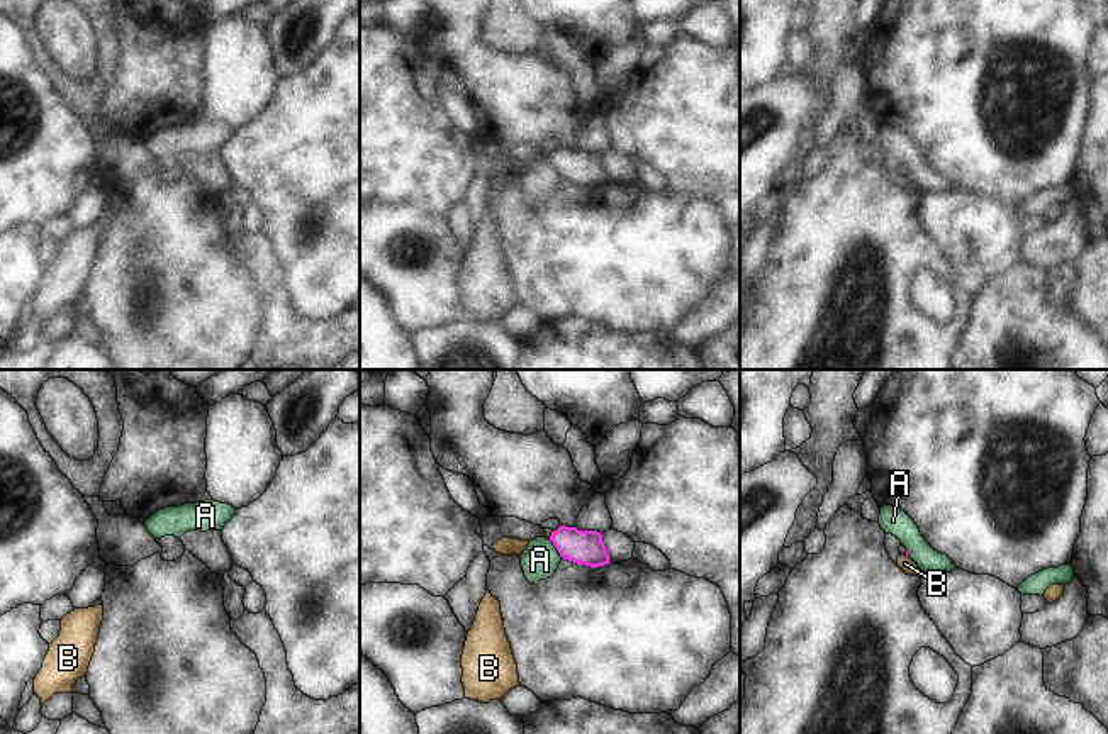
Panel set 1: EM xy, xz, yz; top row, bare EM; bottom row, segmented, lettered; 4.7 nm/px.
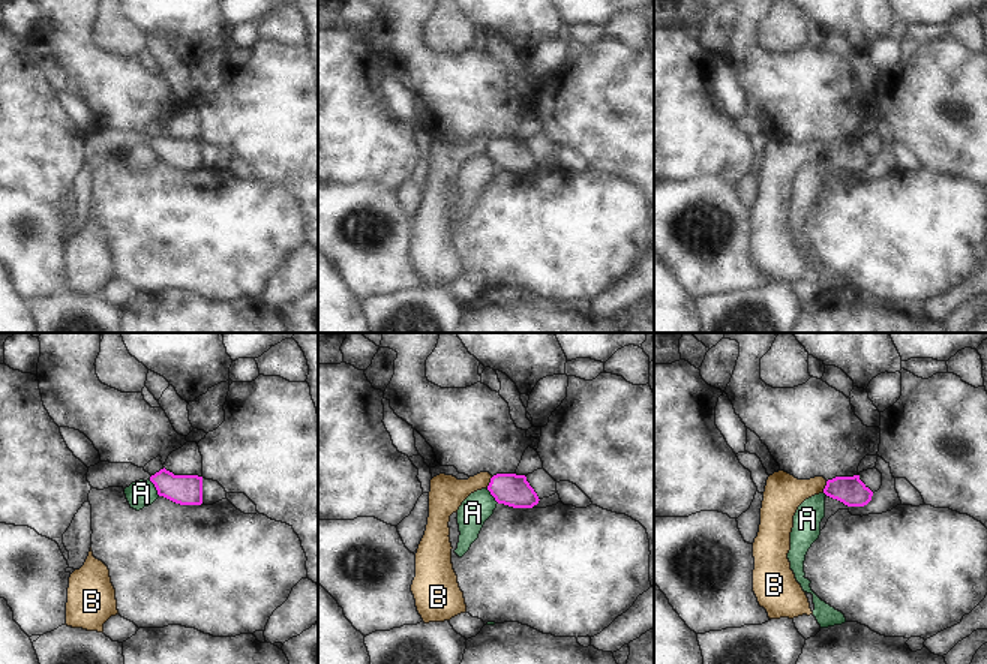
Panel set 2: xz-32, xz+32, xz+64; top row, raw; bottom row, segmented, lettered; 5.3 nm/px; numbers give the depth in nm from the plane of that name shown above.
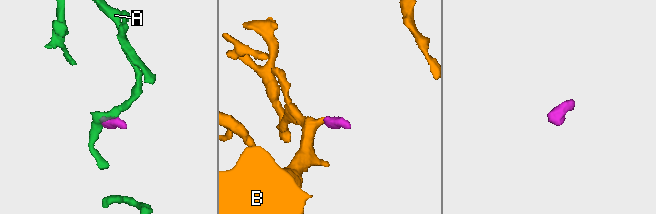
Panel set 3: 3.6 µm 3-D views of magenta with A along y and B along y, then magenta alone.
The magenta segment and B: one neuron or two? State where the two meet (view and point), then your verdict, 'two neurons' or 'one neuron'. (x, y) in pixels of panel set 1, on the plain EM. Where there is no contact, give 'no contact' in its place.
meets magenta in xz at (552, 155); two neurons

